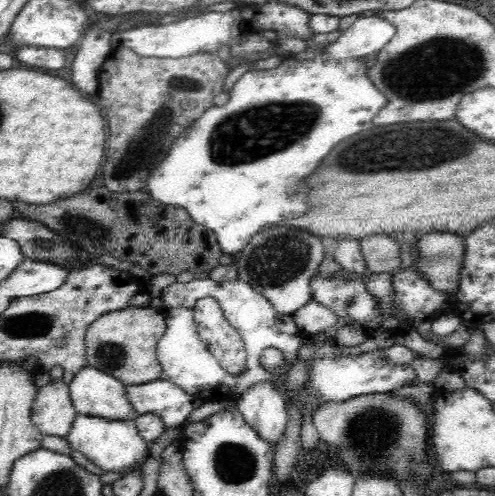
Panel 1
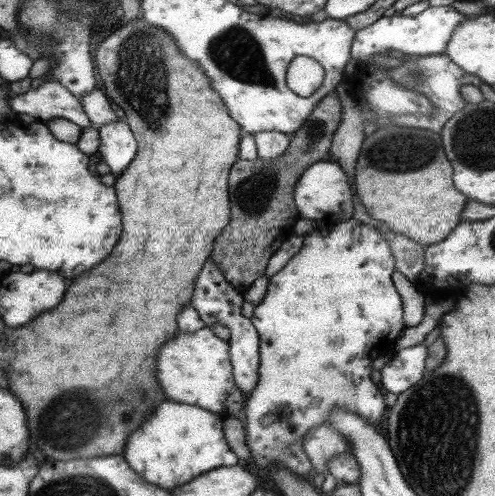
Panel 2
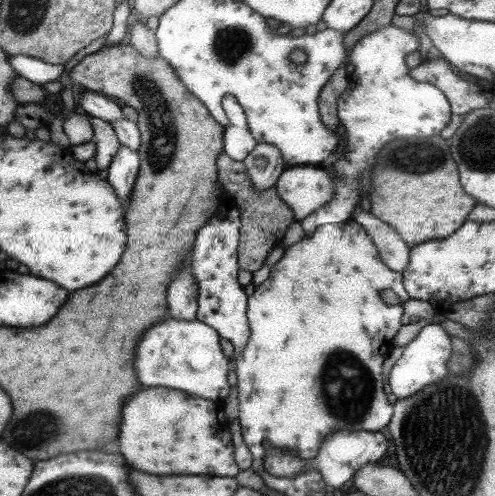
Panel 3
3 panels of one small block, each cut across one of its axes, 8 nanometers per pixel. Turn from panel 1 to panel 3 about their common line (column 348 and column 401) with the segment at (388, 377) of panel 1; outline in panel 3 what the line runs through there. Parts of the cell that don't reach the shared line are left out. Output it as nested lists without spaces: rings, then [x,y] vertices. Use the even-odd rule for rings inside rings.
[[[427,324],[421,328],[421,332],[417,334],[417,338],[413,342],[409,342],[407,346],[403,346],[403,354],[401,358],[393,364],[391,374],[389,374],[389,390],[397,396],[397,398],[407,398],[413,392],[421,390],[423,386],[427,386],[429,382],[439,382],[447,376],[447,360],[449,360],[449,352],[451,352],[451,344],[449,344],[449,334],[445,334],[445,330],[441,328],[441,324]]]

